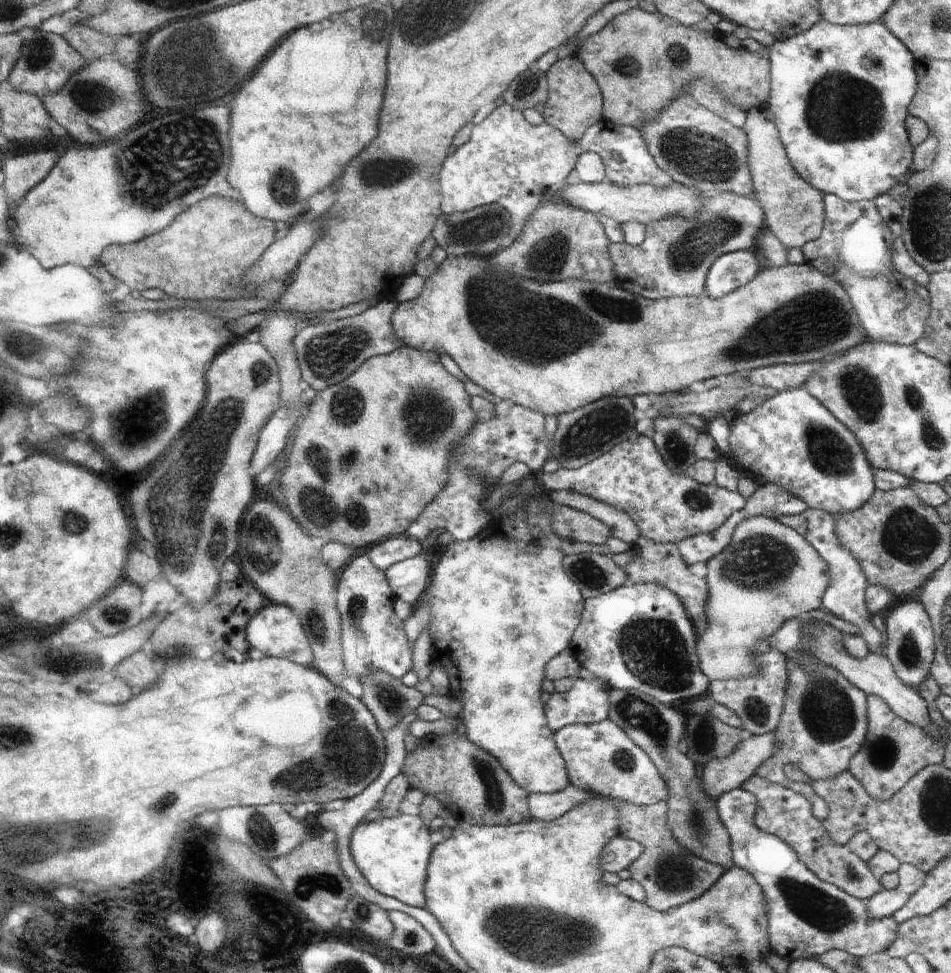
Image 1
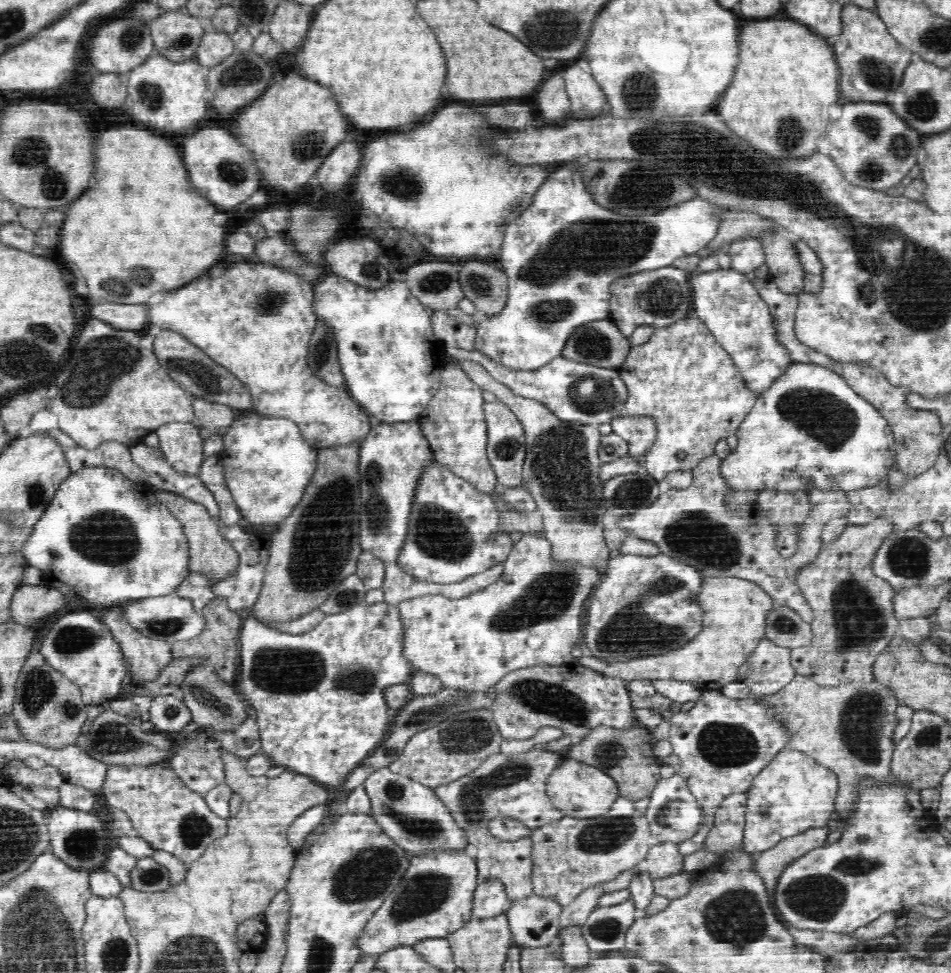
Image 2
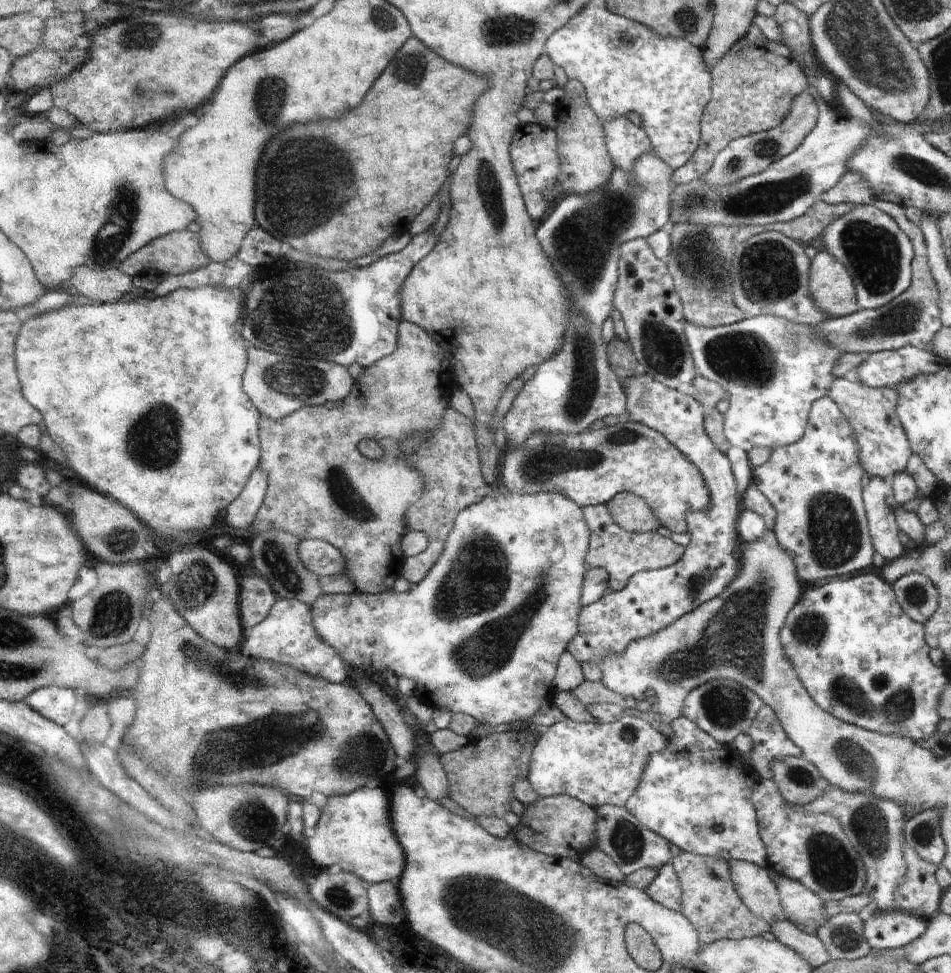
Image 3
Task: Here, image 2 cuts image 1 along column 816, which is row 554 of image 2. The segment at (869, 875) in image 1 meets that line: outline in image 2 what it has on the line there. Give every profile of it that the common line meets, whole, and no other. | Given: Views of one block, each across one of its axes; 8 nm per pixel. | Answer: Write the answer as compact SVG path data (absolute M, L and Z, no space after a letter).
M875 518L866 525L848 525L843 534L795 574L802 594L813 608L812 637L807 648L791 650L791 664L798 675L810 676L820 685L873 680L878 654L897 635L900 619L891 608L895 588L871 570L871 558L883 538L895 532L890 520Z

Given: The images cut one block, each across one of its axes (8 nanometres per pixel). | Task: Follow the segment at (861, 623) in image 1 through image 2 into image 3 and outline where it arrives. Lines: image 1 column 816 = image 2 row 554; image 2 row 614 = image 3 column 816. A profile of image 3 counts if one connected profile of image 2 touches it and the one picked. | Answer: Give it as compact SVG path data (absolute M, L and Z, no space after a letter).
M822 397L812 406L808 428L800 440L772 450L768 462L752 467L752 473L752 482L776 508L777 518L773 532L777 535L780 546L792 556L802 582L816 584L823 580L850 576L866 570L872 564L873 537L869 531L864 501L867 472L861 461L861 447L853 424L832 398Z

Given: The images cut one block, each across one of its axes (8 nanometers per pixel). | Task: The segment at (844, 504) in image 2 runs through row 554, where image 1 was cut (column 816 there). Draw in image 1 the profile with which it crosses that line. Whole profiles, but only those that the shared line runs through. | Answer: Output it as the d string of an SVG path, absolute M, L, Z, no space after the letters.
M795 660L785 690L786 714L781 714L782 726L778 725L774 731L779 740L779 749L754 774L804 795L812 803L813 813L823 821L828 816L828 803L818 796L812 783L789 780L784 774L784 766L796 762L802 772L811 778L811 782L834 778L841 772L848 771L850 761L855 753L860 752L868 737L868 695L855 687L836 668L820 662L814 664L814 667L802 667Z

